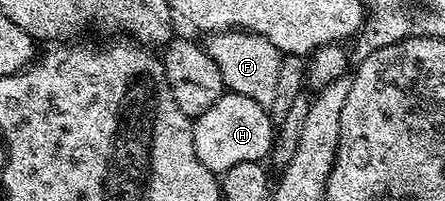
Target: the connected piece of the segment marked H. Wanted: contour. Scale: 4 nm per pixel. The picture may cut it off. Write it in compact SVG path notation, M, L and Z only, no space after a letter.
M223 91L222 97L212 102L204 114L193 117L192 123L196 158L215 174L232 170L232 166L240 166L240 162L265 161L274 147L276 125L270 119L267 105L252 102L252 98L244 98L244 94Z

